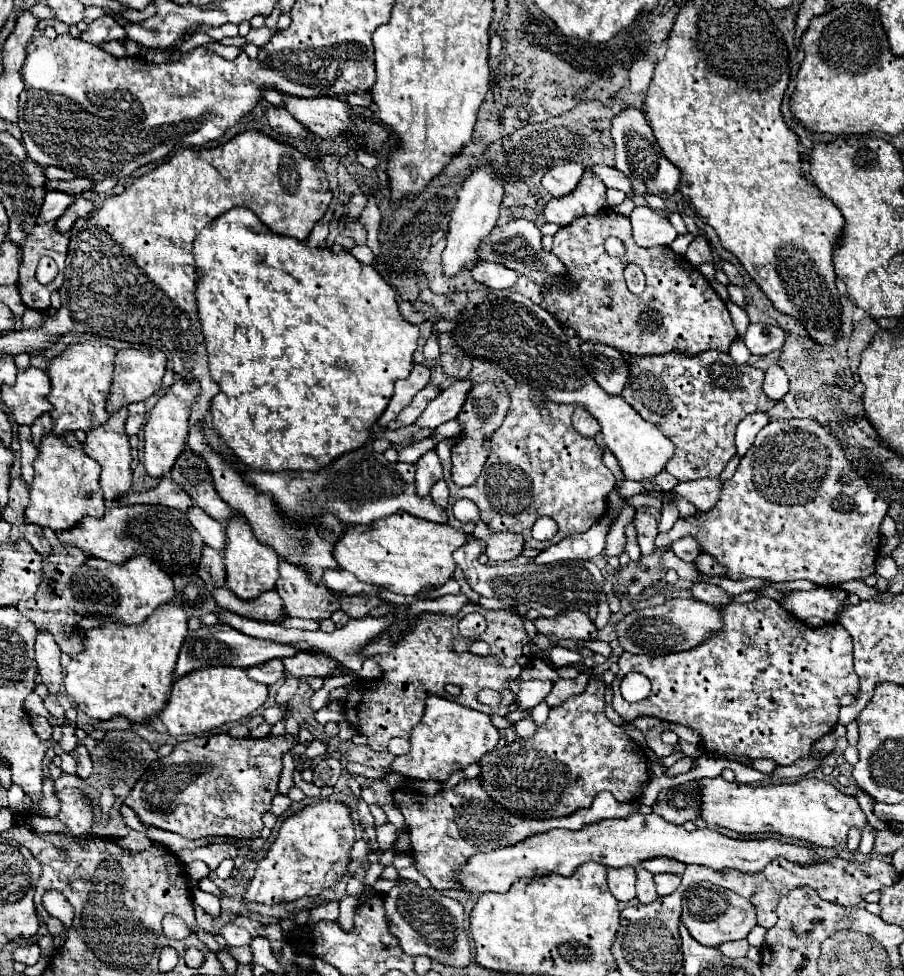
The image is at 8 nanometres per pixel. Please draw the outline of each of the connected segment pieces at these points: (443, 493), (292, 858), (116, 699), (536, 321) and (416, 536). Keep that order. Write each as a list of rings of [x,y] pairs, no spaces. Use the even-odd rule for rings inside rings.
[[[439,480],[439,482],[431,488],[431,494],[429,494],[429,496],[433,498],[433,502],[435,502],[437,506],[445,508],[445,506],[447,506],[447,496],[449,496],[449,490],[447,490],[445,480]]]
[[[321,800],[305,806],[285,818],[277,838],[271,842],[267,856],[259,862],[255,876],[243,896],[245,904],[279,904],[305,896],[319,896],[339,882],[349,868],[349,854],[355,842],[351,810],[343,802]]]
[[[163,604],[157,612],[151,614],[139,626],[125,626],[121,622],[105,622],[99,628],[91,628],[83,632],[83,652],[73,656],[65,670],[65,690],[75,700],[75,704],[91,718],[109,720],[113,716],[125,716],[131,722],[147,722],[155,714],[159,714],[167,702],[171,684],[173,684],[173,668],[179,654],[179,648],[189,634],[187,612],[177,604]]]
[[[511,292],[507,300],[467,306],[455,322],[457,326],[451,330],[455,346],[469,358],[483,358],[501,366],[517,384],[529,384],[533,390],[539,390],[543,394],[539,406],[547,402],[583,406],[601,424],[605,446],[615,454],[629,480],[647,480],[655,472],[661,472],[673,456],[671,440],[657,426],[645,422],[625,398],[609,396],[595,384],[581,360],[581,338],[565,332],[553,314],[529,298]]]
[[[397,512],[367,526],[345,526],[341,542],[333,546],[333,558],[361,582],[415,596],[425,586],[441,586],[453,576],[455,560],[451,554],[465,542],[467,534],[449,524],[433,524],[407,512]]]

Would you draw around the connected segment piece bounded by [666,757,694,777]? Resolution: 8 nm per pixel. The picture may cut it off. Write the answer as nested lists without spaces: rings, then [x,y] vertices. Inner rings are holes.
[[[684,757],[678,760],[672,767],[667,769],[666,774],[670,777],[686,773],[693,767],[693,760],[690,757]]]

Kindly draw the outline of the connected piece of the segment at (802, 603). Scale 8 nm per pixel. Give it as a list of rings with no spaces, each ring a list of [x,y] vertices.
[[[817,588],[811,592],[803,592],[803,590],[783,592],[779,602],[789,614],[801,620],[817,616],[825,622],[835,622],[837,608],[845,600],[847,600],[847,592],[841,588]]]

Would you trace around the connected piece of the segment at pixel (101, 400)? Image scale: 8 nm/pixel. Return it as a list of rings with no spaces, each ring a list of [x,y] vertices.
[[[77,342],[51,358],[47,366],[47,374],[51,378],[51,392],[47,400],[53,404],[51,418],[53,432],[57,436],[63,436],[67,430],[87,432],[109,418],[105,410],[105,400],[109,396],[109,386],[113,380],[113,360],[115,348],[103,342]]]

